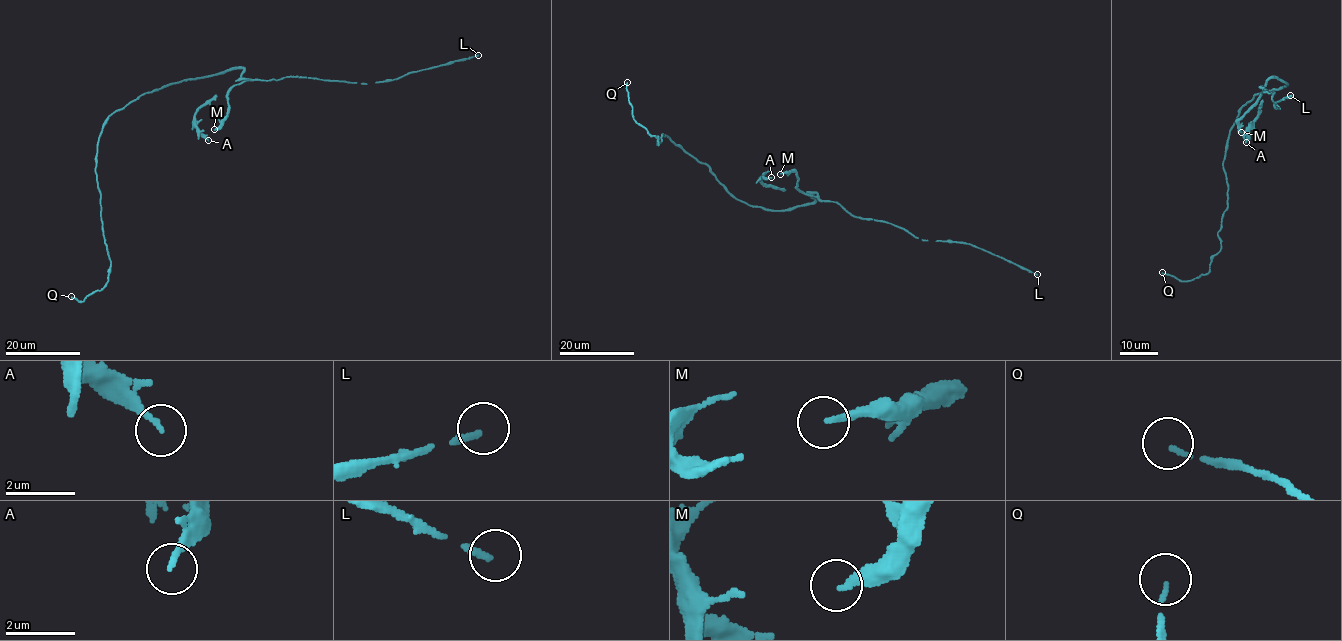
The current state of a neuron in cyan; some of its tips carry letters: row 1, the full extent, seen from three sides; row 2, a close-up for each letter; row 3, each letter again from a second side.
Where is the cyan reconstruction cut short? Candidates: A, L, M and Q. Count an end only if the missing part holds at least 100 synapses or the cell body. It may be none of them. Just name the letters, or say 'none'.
L

